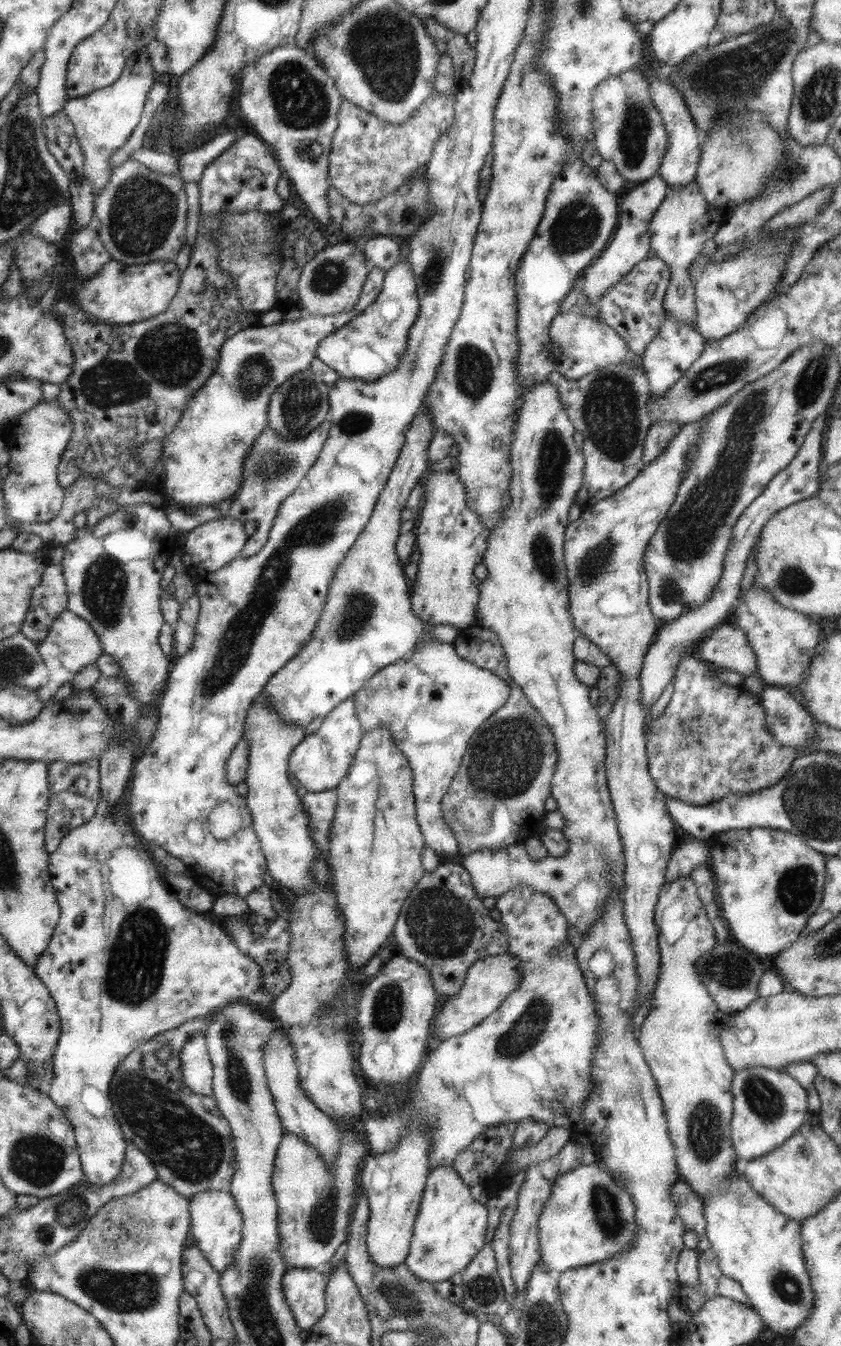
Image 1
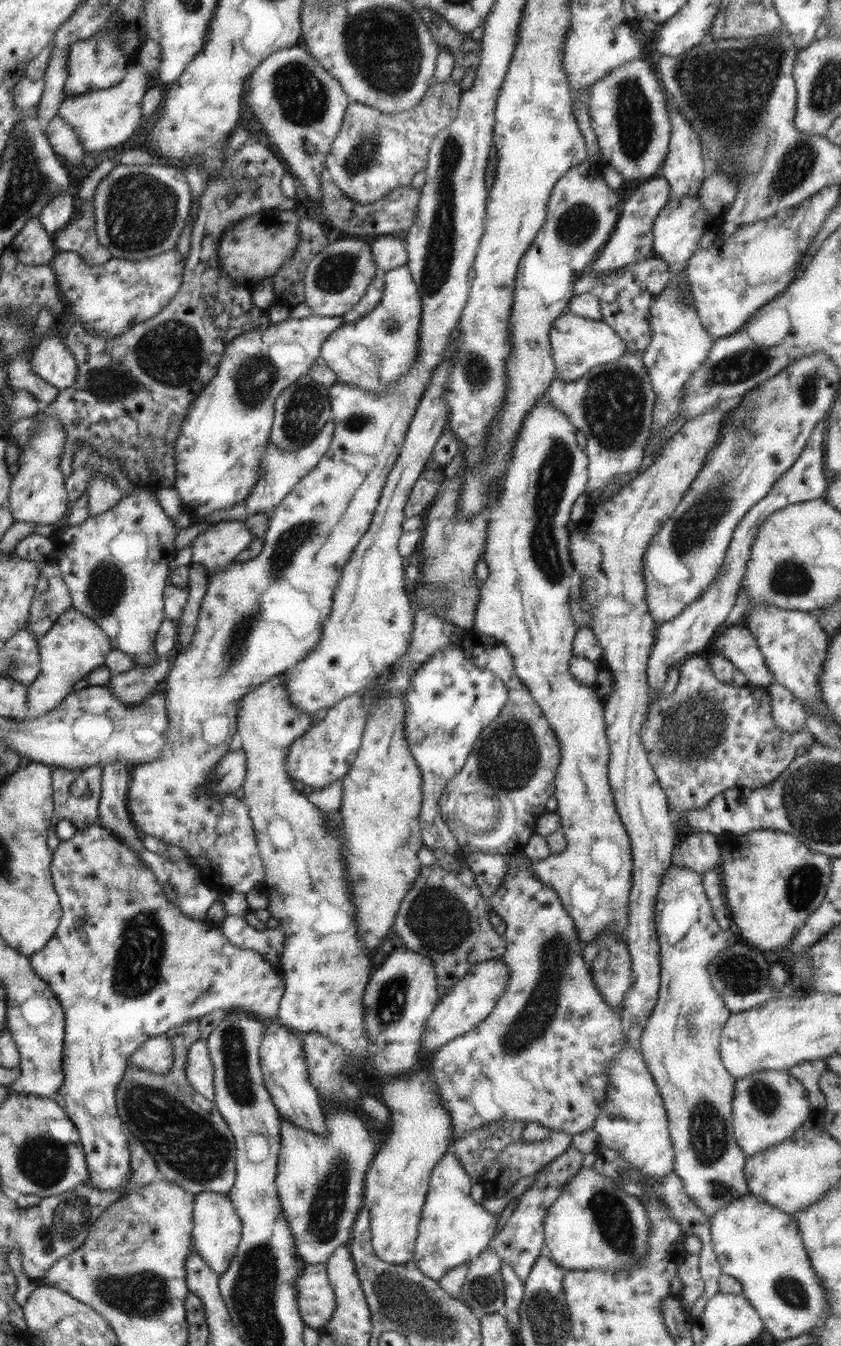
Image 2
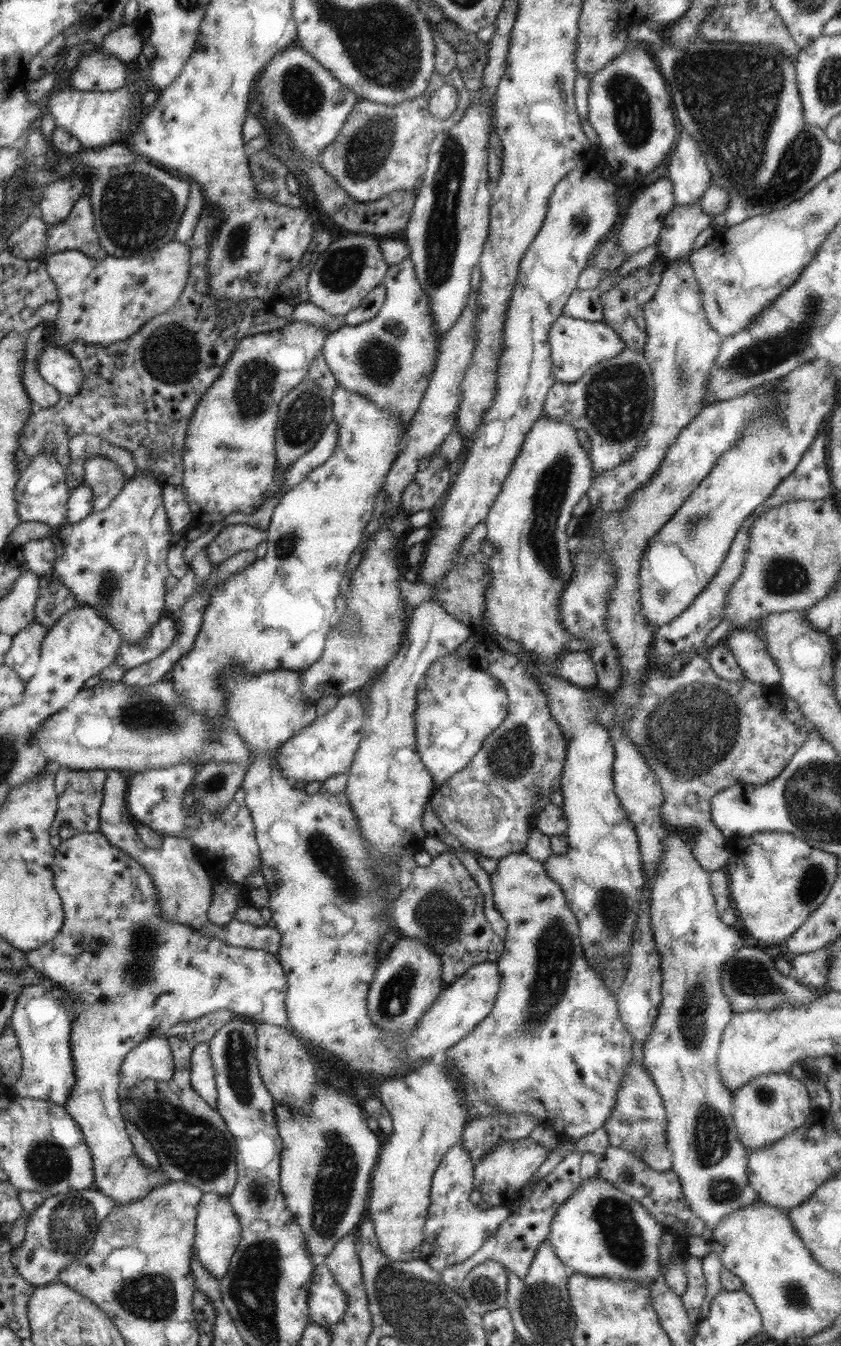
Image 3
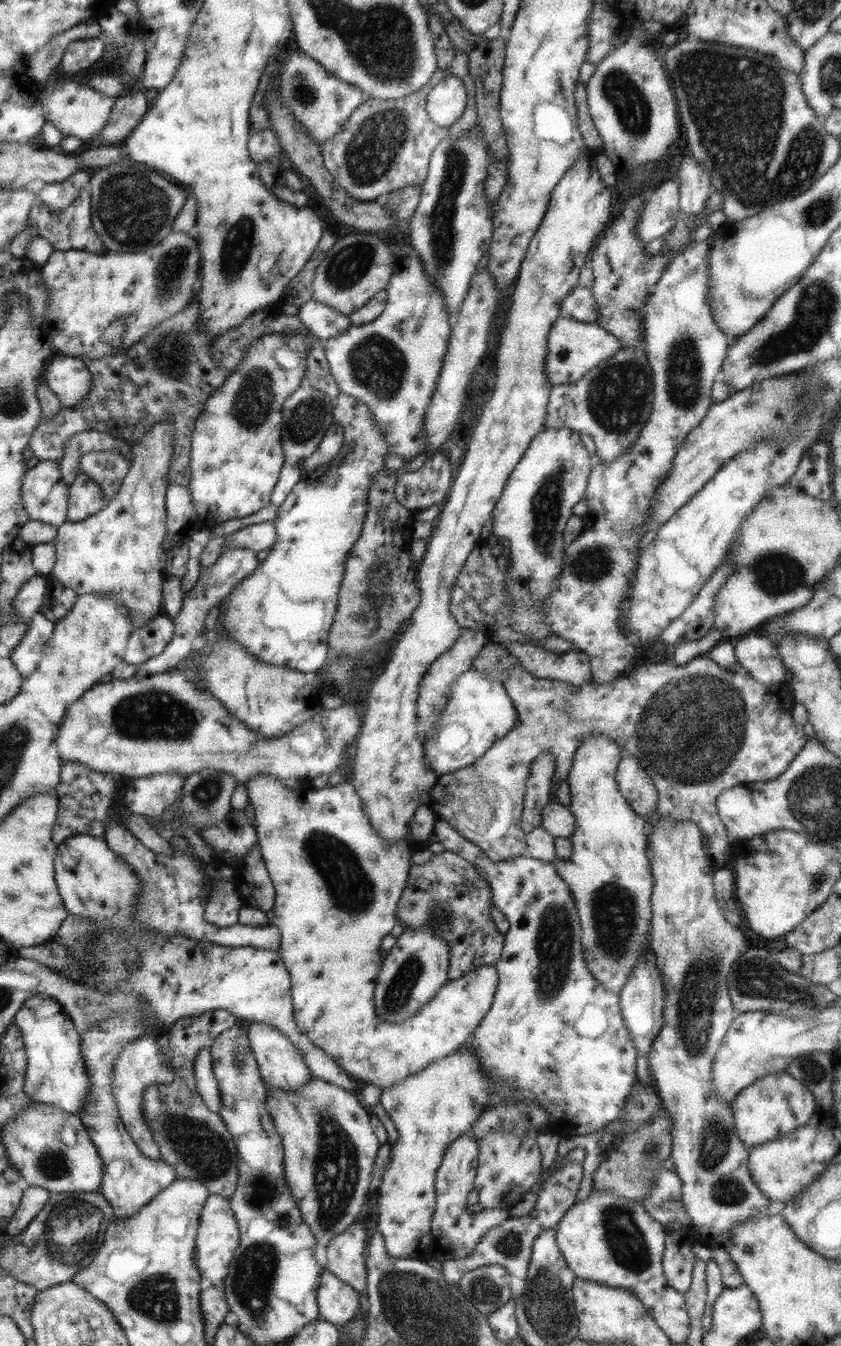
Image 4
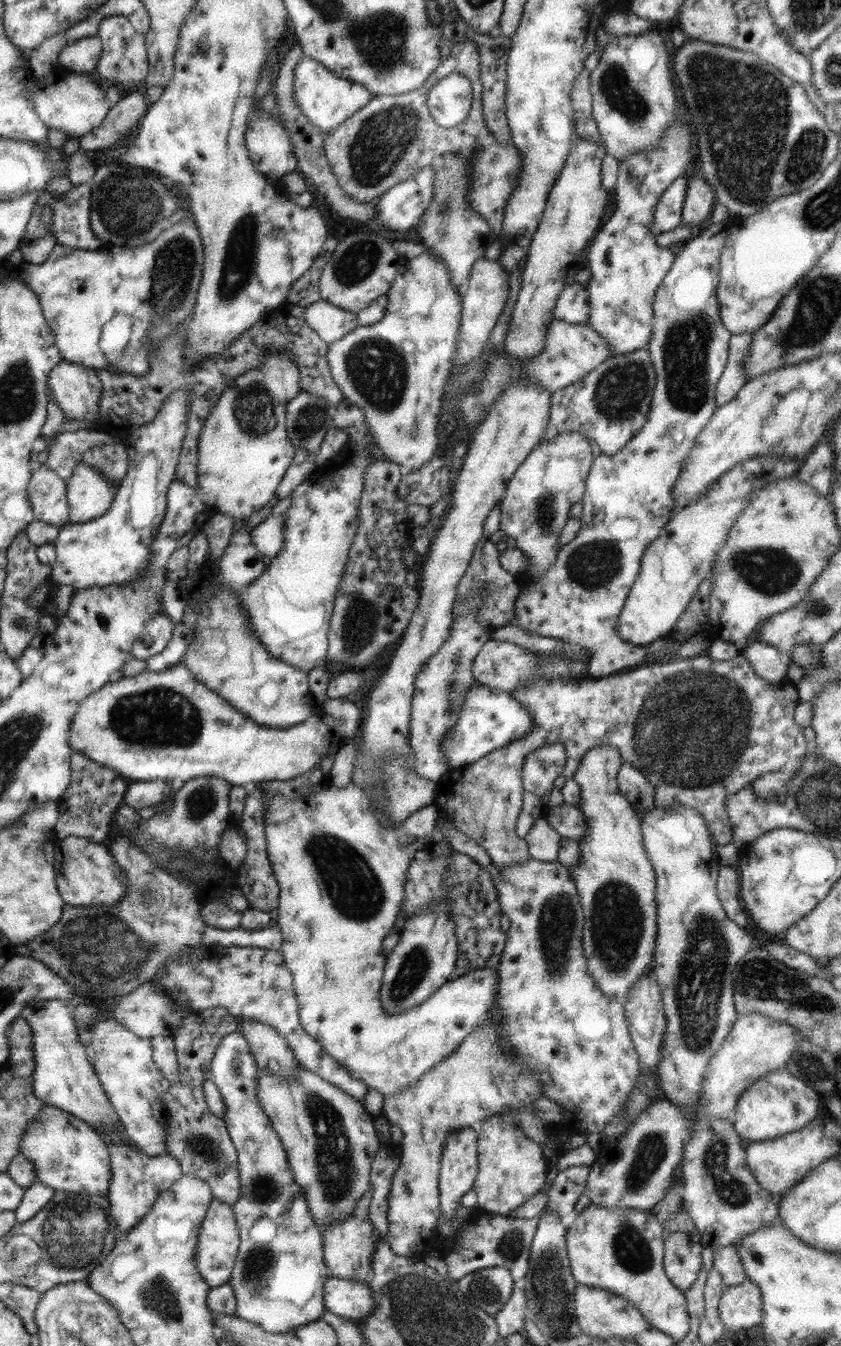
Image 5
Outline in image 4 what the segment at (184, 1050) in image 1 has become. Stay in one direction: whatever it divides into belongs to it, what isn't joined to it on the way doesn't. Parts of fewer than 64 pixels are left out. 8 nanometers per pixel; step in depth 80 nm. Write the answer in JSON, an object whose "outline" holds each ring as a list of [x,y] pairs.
{"outline":[[[202,1049],[197,1052],[194,1061],[195,1083],[204,1104],[215,1113],[222,1106],[220,1089],[213,1071],[211,1051]]]}

